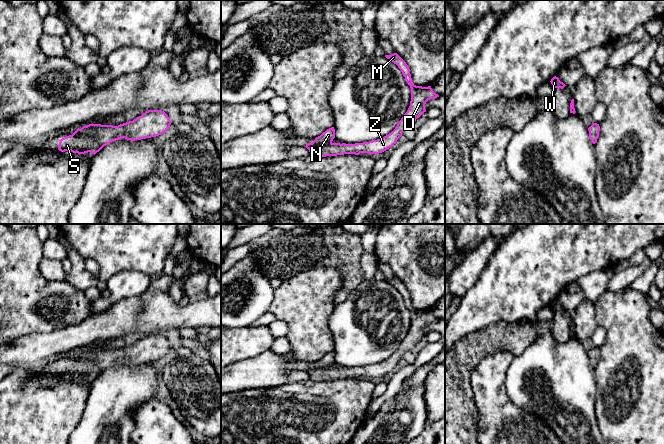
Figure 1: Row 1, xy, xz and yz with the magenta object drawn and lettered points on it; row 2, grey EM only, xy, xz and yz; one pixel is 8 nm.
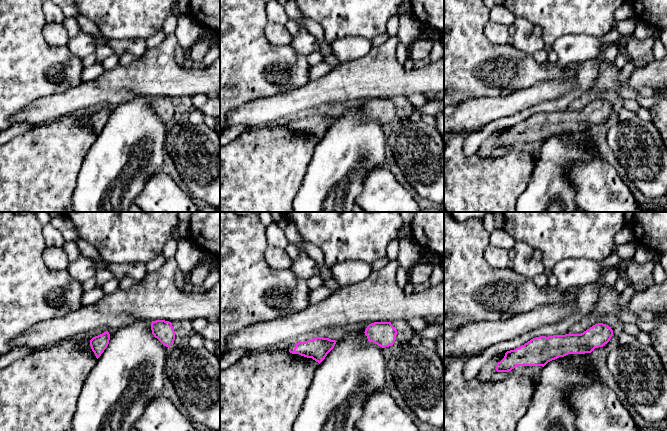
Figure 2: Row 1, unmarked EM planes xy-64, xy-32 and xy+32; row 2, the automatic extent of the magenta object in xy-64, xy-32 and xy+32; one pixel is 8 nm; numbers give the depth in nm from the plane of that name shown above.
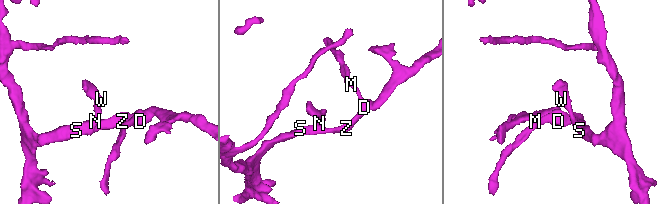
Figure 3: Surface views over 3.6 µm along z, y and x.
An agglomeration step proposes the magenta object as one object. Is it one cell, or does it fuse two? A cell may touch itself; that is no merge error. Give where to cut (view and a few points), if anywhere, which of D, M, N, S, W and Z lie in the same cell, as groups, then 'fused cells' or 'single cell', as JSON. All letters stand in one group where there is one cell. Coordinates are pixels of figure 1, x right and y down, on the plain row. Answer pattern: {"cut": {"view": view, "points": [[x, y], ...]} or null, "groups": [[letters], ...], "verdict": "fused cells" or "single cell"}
{"cut": null, "groups": [["D", "M", "N", "S", "W", "Z"]], "verdict": "single cell"}

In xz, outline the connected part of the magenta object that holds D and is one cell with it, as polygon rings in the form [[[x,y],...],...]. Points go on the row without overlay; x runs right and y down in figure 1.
[[[397,277],[385,279],[385,281],[398,290],[411,312],[410,330],[395,353],[388,359],[377,364],[356,368],[340,368],[332,366],[335,362],[335,353],[334,351],[331,351],[320,360],[316,361],[312,367],[308,367],[305,370],[309,374],[311,381],[326,381],[344,378],[359,379],[360,377],[382,377],[392,371],[402,360],[402,356],[411,350],[424,336],[426,336],[425,328],[428,324],[439,321],[439,319],[433,315],[431,310],[422,311],[416,310],[413,307],[409,290]]]

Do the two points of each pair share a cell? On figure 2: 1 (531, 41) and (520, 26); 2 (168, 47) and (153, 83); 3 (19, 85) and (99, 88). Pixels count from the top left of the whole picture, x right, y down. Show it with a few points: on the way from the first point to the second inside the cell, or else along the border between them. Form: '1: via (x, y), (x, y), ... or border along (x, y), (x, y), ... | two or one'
1: via (526, 40), (523, 37), (523, 31) | one
2: via (163, 56), (155, 74) | one
3: border along (82, 81), (51, 95) | two

